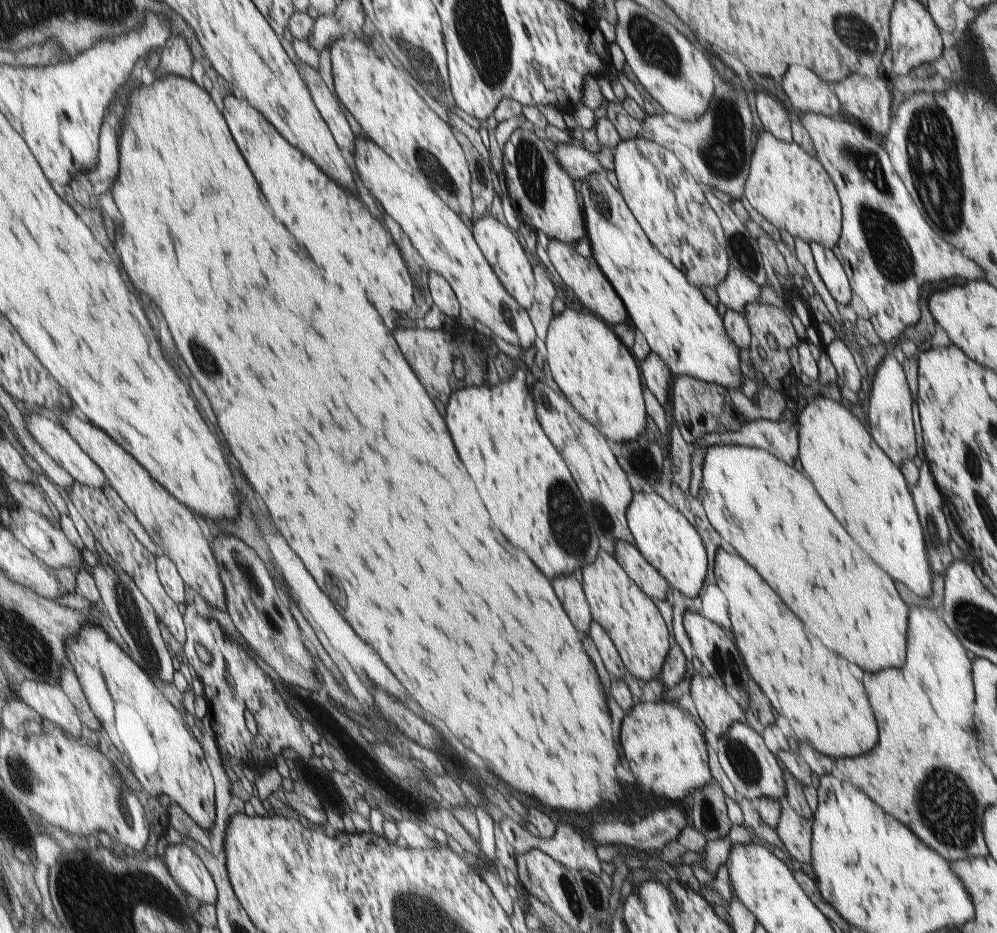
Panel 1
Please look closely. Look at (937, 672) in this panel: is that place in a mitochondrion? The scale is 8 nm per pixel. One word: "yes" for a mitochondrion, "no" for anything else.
no

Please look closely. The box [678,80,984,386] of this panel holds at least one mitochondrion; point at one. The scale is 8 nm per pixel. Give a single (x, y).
(944, 195)

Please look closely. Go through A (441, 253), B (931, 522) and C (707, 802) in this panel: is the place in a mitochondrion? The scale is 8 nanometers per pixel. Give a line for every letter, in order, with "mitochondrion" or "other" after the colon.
A: other
B: mitochondrion
C: mitochondrion

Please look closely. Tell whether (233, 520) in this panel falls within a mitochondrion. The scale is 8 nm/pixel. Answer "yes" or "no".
no

